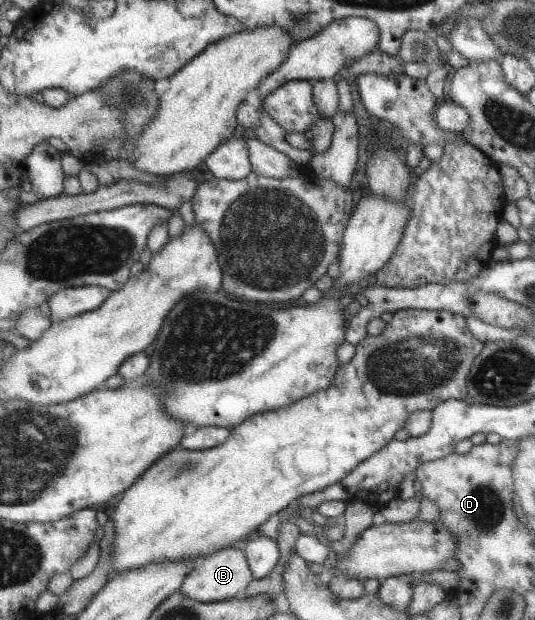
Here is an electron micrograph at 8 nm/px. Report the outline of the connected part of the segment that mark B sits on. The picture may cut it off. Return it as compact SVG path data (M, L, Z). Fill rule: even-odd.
M222 547L196 559L191 571L183 578L178 591L196 602L214 602L241 596L252 579L241 547Z

